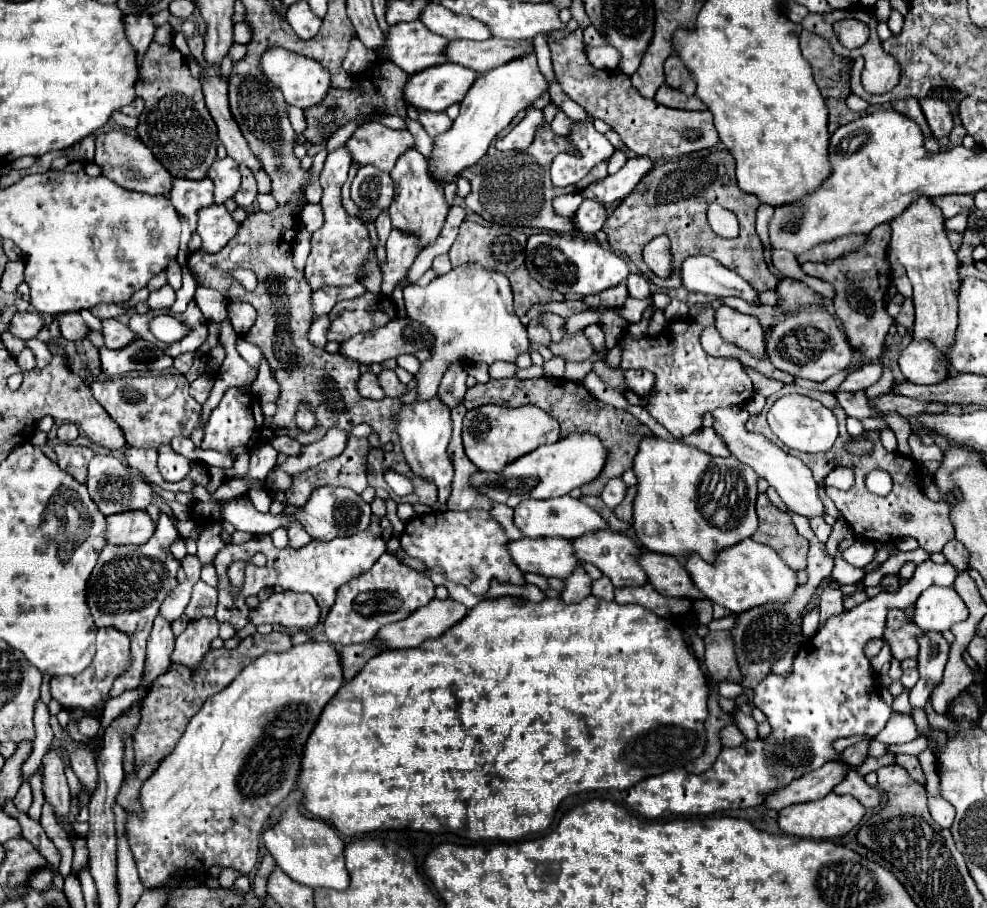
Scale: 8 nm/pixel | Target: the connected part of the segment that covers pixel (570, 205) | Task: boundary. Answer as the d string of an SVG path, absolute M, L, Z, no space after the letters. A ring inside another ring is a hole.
M575 192L565 198L557 198L555 210L559 210L559 214L563 214L563 218L571 218L575 214L575 210L581 206L581 202L583 202L583 196L579 192Z

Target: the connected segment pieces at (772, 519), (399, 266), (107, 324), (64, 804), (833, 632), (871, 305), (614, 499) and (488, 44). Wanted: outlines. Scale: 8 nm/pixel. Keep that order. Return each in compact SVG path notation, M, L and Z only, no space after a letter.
M759 494L757 496L757 516L759 516L761 524L769 526L771 534L763 534L759 530L753 534L753 540L775 548L775 552L781 556L781 560L787 566L791 566L793 570L805 570L809 542L797 534L789 514L777 510L769 502L767 494Z
M399 230L391 232L385 248L387 248L387 258L381 264L381 272L383 272L381 294L391 296L397 282L407 276L407 270L419 256L419 250L415 250L415 238L407 238L407 234L399 234Z
M113 318L103 320L103 336L105 336L105 346L113 350L121 350L123 346L129 346L133 340L139 338L129 326Z
M51 746L47 754L43 756L43 768L45 768L45 780L43 780L43 792L45 800L49 800L55 808L55 816L69 822L69 786L65 780L65 764L61 756L57 754L57 748Z
M925 560L917 566L911 580L907 584L901 584L897 592L881 592L865 600L863 604L855 606L853 610L829 618L829 622L815 636L807 638L799 646L799 652L793 660L793 668L787 674L787 678L777 676L777 674L767 674L753 688L753 704L767 716L767 722L771 726L771 734L765 740L745 740L739 748L721 748L715 764L699 776L689 774L681 766L681 768L667 770L655 778L645 778L643 782L637 782L631 790L623 792L627 806L633 812L641 814L643 818L659 818L661 812L703 816L703 814L713 814L715 810L753 808L753 806L763 804L769 792L775 792L781 786L787 786L789 782L793 782L795 778L801 778L807 772L821 768L825 762L837 760L841 756L833 750L833 742L837 738L847 738L855 734L869 734L873 738L887 724L887 718L891 716L891 708L881 700L877 674L871 668L869 658L863 652L867 640L883 636L883 624L891 608L903 610L911 606L917 600L917 596L929 586L951 586L955 582L955 576L957 576L957 570L949 562L935 564L931 560Z
M879 224L875 230L871 230L863 250L857 250L855 254L847 254L847 258L837 258L835 262L825 264L803 264L803 272L809 276L817 276L829 284L835 286L835 312L837 318L843 324L843 332L851 344L853 350L861 352L865 358L875 360L881 356L885 336L893 324L893 318L885 310L885 292L891 284L891 266L887 262L887 246L891 240L891 228L889 224Z
M611 478L611 480L605 484L605 488L603 488L603 492L601 492L601 498L603 498L603 502L605 502L609 508L617 508L619 502L623 502L625 494L627 494L625 482L623 482L621 478Z
M489 38L485 42L473 40L453 40L447 46L449 62L463 64L479 74L493 70L495 66L503 66L511 60L523 58L533 50L533 42L529 40L503 40L503 38Z

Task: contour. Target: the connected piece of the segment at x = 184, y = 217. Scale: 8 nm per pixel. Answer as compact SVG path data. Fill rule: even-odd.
M209 178L203 180L175 180L171 190L171 202L181 218L180 247L177 254L179 264L187 264L187 242L191 240L193 230L197 228L197 214L201 208L213 204L213 182Z

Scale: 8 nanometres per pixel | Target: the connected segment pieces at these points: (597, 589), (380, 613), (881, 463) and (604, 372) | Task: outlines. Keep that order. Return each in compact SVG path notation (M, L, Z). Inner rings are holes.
M603 576L603 578L593 582L593 596L595 598L603 598L607 602L613 600L613 584L611 584L611 580L607 576Z
M383 554L367 572L349 580L337 590L335 604L325 618L325 634L335 646L369 642L383 626L407 618L433 598L435 584L429 580L429 576L411 570L393 554Z
M819 392L819 400L833 410L833 414L839 420L839 438L833 444L831 450L821 452L821 454L803 454L803 452L791 452L795 456L799 456L813 472L817 482L823 482L825 476L839 466L851 468L855 474L855 486L851 490L837 490L837 488L827 488L827 494L831 496L831 500L835 502L835 506L841 510L843 518L847 520L847 524L851 526L851 530L855 532L857 538L867 540L867 542L897 542L899 538L915 538L919 542L919 546L927 552L941 552L943 546L953 540L953 526L949 520L949 504L947 502L931 502L923 490L915 484L915 478L919 476L919 468L915 462L911 462L909 458L901 456L901 454L889 454L887 450L883 450L881 440L879 440L879 430L869 430L869 438L875 442L875 452L871 456L853 456L845 450L845 442L849 440L847 428L845 428L845 410L841 408L841 404L833 404L833 394L823 394ZM871 470L885 470L891 474L893 478L893 490L889 492L889 496L877 496L871 494L865 488L865 476Z
M603 360L603 362L595 364L595 372L603 378L603 382L609 382L611 386L617 386L619 390L625 388L625 372L621 368L619 370L611 370L611 368L607 368L607 364Z

